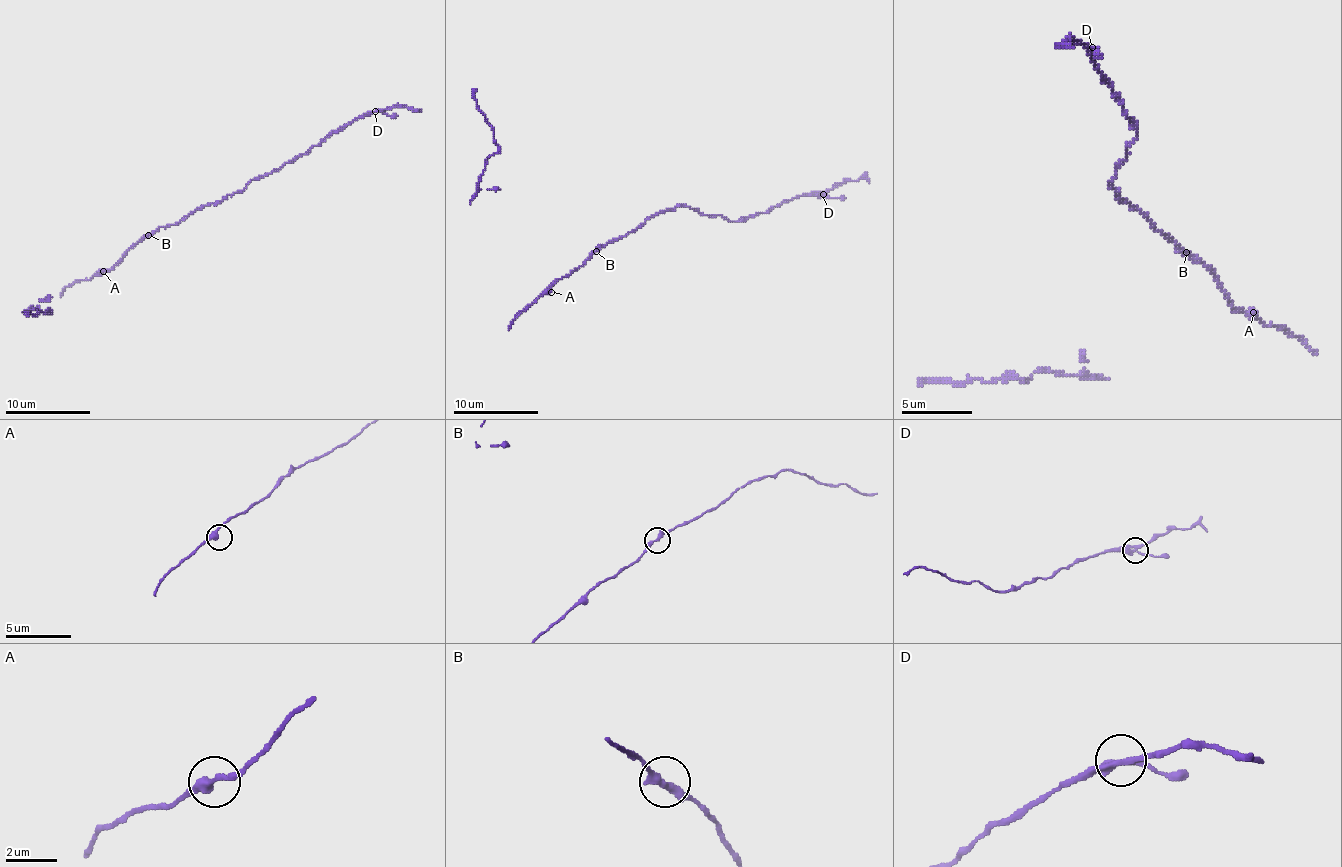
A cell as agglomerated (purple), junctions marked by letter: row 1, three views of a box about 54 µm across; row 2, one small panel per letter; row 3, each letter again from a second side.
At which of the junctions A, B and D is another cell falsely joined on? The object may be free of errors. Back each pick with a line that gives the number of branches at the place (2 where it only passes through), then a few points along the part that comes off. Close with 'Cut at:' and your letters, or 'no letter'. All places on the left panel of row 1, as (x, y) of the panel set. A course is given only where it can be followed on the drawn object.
D: 3 branches meet; foreign part runs (374, 111), (398, 107), (421, 111)
Cut at: D

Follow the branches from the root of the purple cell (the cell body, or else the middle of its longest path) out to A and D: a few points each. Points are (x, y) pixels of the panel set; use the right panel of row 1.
A: (1176, 241), (1214, 276), (1236, 308), (1253, 312)
D: (1176, 241), (1112, 185), (1126, 150), (1137, 139), (1137, 128), (1123, 100), (1102, 79), (1091, 47)

